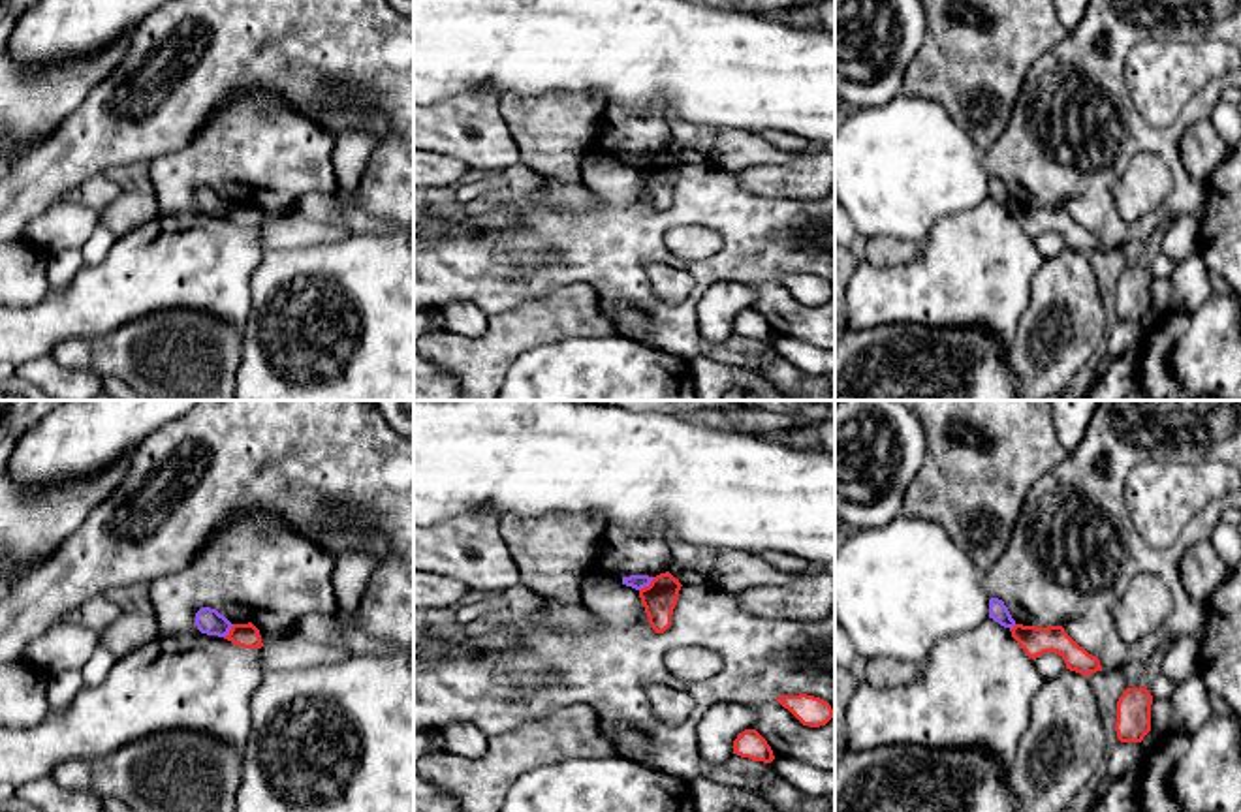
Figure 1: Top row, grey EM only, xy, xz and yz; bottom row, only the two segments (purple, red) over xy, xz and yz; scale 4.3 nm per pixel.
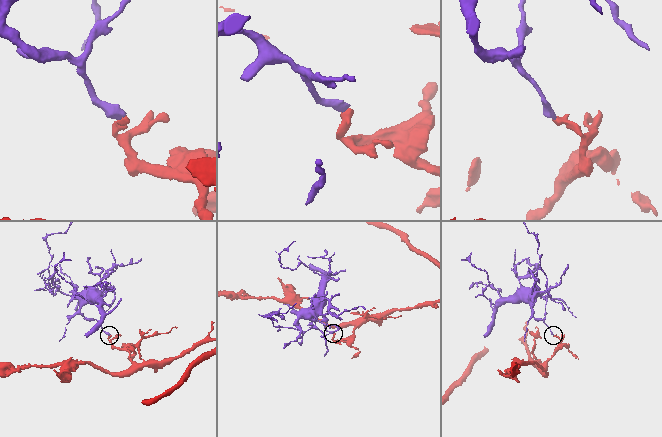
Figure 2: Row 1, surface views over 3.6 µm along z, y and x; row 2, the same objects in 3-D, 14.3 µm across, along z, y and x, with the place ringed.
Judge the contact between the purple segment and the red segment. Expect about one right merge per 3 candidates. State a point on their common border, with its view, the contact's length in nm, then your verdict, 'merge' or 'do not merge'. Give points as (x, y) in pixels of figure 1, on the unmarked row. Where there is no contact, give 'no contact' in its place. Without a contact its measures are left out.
contact xz (647, 164); length 90 nm; do not merge

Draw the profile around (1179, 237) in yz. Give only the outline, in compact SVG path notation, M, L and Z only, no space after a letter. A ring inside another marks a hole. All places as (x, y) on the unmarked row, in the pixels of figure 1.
M1175 216L1162 227L1160 254L1177 265L1198 252L1200 220L1192 216Z

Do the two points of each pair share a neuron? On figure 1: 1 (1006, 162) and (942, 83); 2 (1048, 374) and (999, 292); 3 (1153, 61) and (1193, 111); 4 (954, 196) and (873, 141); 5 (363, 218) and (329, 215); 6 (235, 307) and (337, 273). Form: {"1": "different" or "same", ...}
{"1": "different", "2": "different", "3": "different", "4": "same", "5": "same", "6": "different"}

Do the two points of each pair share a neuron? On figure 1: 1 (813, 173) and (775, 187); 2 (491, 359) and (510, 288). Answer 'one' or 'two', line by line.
1: one
2: two

